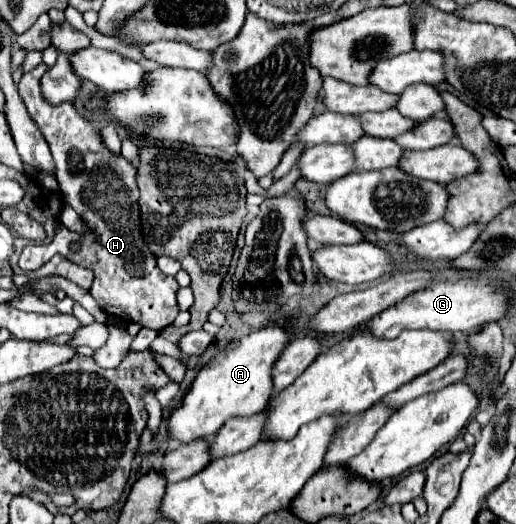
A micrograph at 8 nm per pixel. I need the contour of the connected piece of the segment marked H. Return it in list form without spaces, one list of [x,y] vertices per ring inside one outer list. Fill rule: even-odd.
[[[40,63],[32,71],[24,73],[18,83],[18,91],[28,107],[28,113],[38,123],[50,145],[64,201],[72,205],[72,209],[76,209],[76,213],[92,229],[84,237],[70,233],[66,227],[56,229],[50,255],[64,255],[72,263],[94,271],[90,295],[104,313],[126,323],[138,323],[140,327],[160,331],[180,313],[176,303],[178,283],[174,277],[166,277],[158,271],[154,255],[142,243],[138,187],[134,181],[136,167],[104,145],[100,127],[80,113],[72,101],[52,105],[44,99],[40,93],[40,79],[47,70],[48,67]],[[72,243],[80,243],[80,249],[72,251]]]

